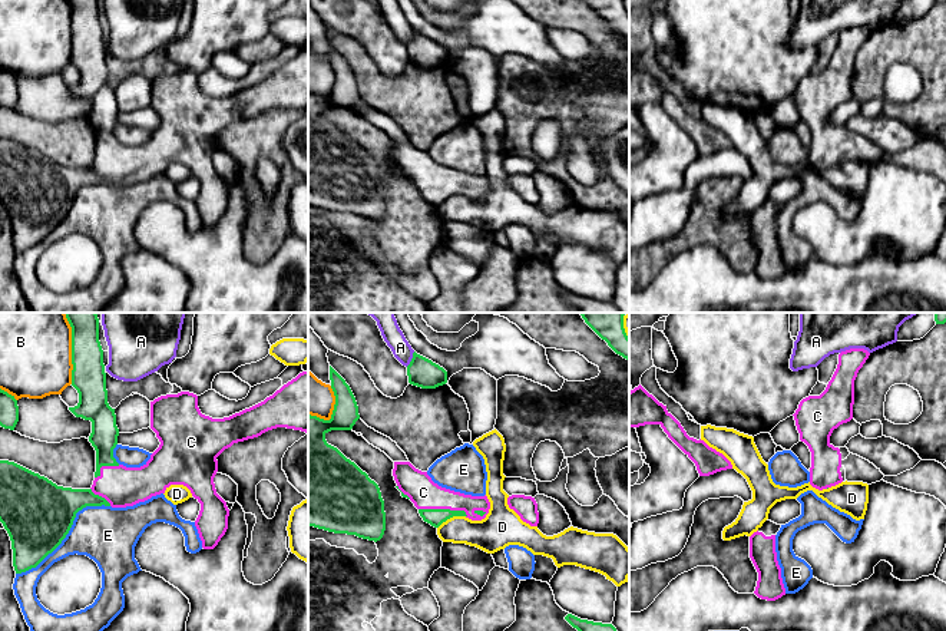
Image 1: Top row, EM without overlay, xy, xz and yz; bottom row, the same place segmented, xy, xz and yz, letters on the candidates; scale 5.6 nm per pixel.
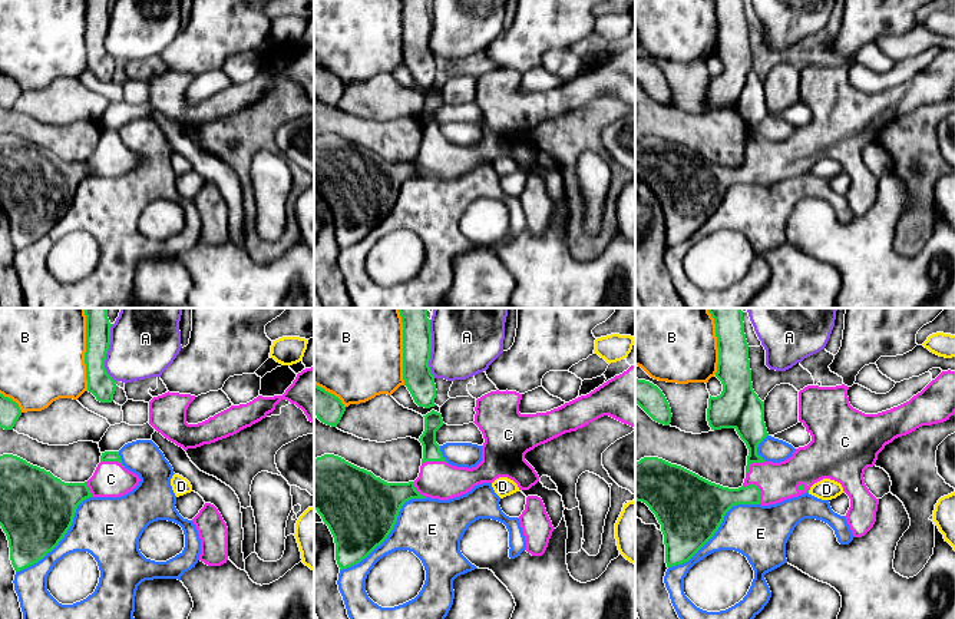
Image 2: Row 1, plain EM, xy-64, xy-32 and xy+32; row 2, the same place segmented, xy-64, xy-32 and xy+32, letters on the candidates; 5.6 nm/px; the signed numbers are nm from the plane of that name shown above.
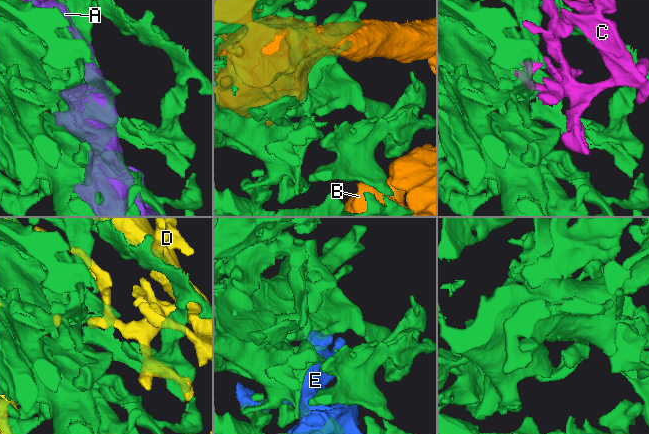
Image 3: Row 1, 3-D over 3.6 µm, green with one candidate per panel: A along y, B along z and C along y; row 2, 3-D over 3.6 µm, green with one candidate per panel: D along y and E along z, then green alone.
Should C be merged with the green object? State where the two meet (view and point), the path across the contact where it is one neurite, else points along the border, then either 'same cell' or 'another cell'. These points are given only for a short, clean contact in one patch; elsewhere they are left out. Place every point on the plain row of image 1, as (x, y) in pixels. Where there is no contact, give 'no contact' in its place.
meets green in xz at (443, 188); same cell

